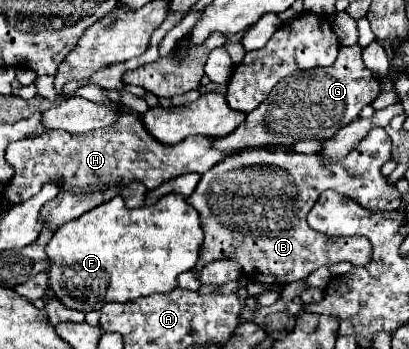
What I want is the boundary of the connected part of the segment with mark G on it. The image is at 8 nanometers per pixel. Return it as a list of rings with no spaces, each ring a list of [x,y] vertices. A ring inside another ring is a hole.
[[[339,47],[337,61],[331,67],[317,67],[317,69],[307,69],[307,71],[297,71],[285,79],[281,79],[269,97],[251,113],[247,113],[247,119],[231,133],[225,137],[219,137],[215,141],[215,147],[225,151],[225,149],[245,149],[245,147],[293,147],[301,139],[329,139],[339,131],[339,127],[345,127],[353,119],[359,117],[361,109],[369,103],[375,101],[375,97],[381,93],[381,79],[373,75],[361,59],[361,47]]]

